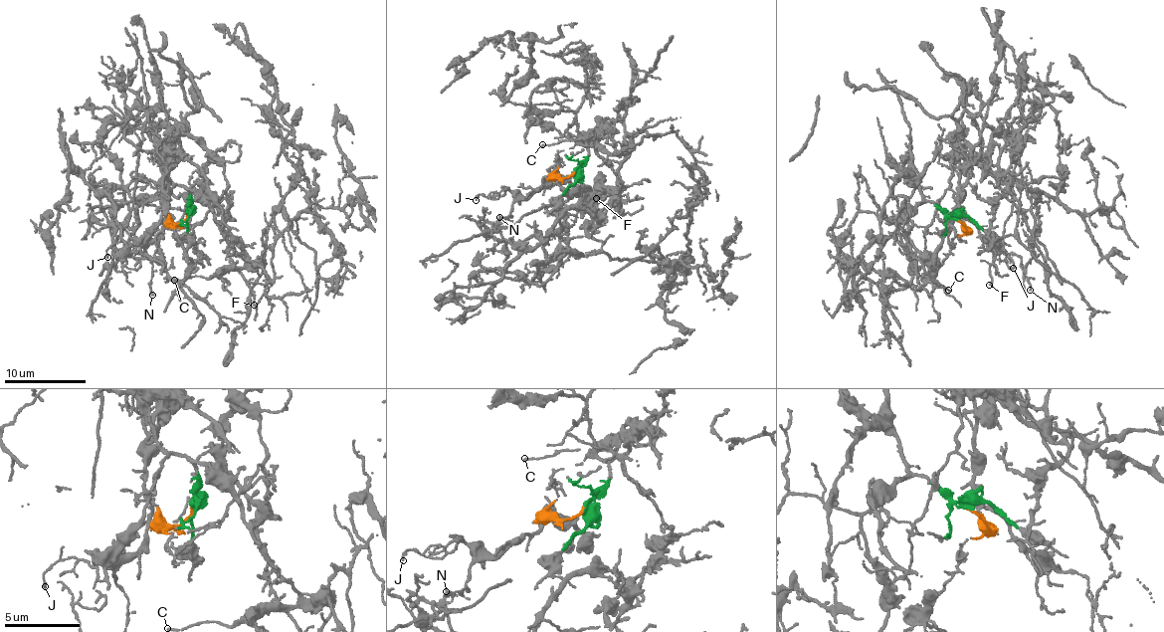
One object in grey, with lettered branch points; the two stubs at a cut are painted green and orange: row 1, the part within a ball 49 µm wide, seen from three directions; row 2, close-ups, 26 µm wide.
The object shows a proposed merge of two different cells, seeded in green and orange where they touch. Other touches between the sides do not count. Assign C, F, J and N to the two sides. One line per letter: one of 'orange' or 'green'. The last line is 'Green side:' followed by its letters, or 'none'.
C: green
F: green
J: orange
N: orange
Green side: C, F

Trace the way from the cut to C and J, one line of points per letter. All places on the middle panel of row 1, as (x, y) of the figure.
C: (574, 174), (587, 148), (608, 128), (615, 139), (614, 151), (603, 153), (582, 138), (541, 143)
J: (574, 174), (554, 175), (526, 198), (516, 198), (507, 190), (497, 198), (479, 195), (476, 200)

